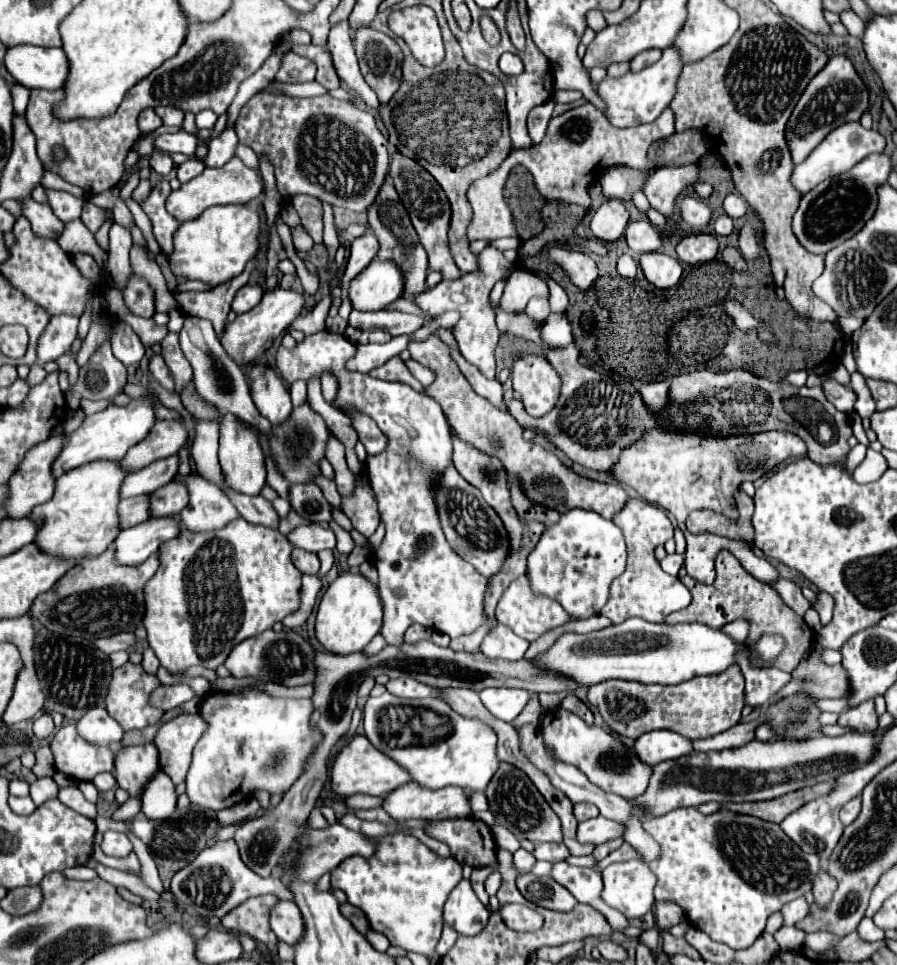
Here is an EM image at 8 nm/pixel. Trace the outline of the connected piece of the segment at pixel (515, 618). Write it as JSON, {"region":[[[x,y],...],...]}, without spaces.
{"region":[[[520,575],[518,579],[514,579],[510,583],[510,587],[504,591],[504,595],[500,597],[498,607],[496,607],[496,619],[502,625],[508,625],[518,637],[522,637],[530,643],[554,627],[562,627],[570,621],[576,621],[572,615],[566,615],[562,605],[554,603],[554,599],[546,599],[546,595],[534,595],[534,591],[530,591],[528,575]]]}

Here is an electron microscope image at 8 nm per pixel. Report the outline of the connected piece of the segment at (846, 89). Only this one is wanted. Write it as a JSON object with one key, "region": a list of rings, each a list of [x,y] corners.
{"region":[[[834,55],[826,63],[826,67],[808,83],[786,125],[786,139],[794,163],[802,163],[836,127],[850,121],[860,121],[862,113],[866,113],[868,107],[868,87],[854,69],[852,61],[846,55]]]}

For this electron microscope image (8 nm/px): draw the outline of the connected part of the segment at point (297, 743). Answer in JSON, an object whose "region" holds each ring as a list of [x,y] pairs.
{"region":[[[246,689],[242,695],[210,691],[200,705],[200,715],[206,719],[208,729],[194,747],[186,795],[190,803],[214,811],[242,801],[256,789],[288,791],[322,737],[318,729],[310,727],[310,699],[274,699],[254,689]]]}

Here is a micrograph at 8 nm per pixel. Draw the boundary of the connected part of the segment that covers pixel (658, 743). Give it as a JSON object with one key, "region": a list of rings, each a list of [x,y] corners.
{"region":[[[650,731],[636,741],[634,749],[638,757],[650,765],[694,753],[692,741],[684,735],[678,735],[676,731]]]}

